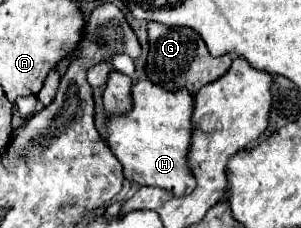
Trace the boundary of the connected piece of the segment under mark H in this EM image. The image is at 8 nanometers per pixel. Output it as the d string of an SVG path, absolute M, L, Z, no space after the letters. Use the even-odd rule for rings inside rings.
M142 79L132 87L134 107L126 115L108 117L108 145L122 163L124 177L138 185L152 185L172 191L174 195L190 195L196 187L196 177L188 165L190 139L194 133L192 111L194 97L188 89L166 91L150 79Z

